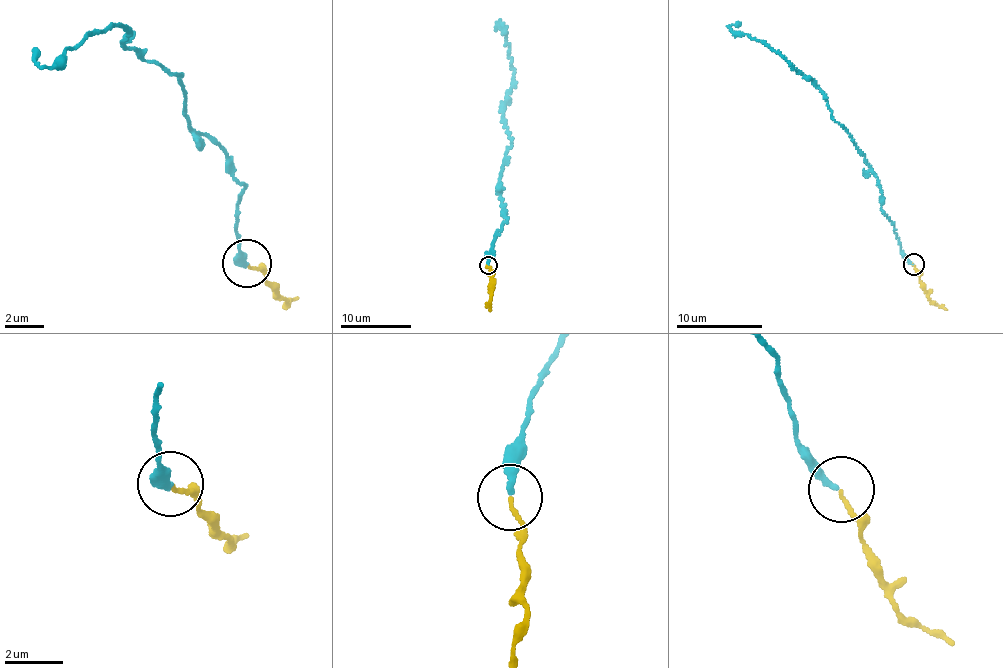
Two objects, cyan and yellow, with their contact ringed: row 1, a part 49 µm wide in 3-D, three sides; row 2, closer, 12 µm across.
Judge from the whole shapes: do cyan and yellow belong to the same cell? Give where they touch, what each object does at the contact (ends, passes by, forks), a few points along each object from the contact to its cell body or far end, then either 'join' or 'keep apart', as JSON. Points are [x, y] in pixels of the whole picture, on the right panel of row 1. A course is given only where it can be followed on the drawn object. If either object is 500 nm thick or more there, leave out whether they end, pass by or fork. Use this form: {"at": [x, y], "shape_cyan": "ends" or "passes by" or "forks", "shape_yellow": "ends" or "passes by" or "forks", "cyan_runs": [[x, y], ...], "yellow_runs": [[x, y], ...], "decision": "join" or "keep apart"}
{"at": [913, 264], "shape_cyan": "ends", "shape_yellow": "ends", "cyan_runs": [[913, 264], [881, 207], [872, 169], [818, 88], [759, 40], [728, 26], [740, 22]], "yellow_runs": [[913, 264], [930, 300], [947, 310]], "decision": "join"}

